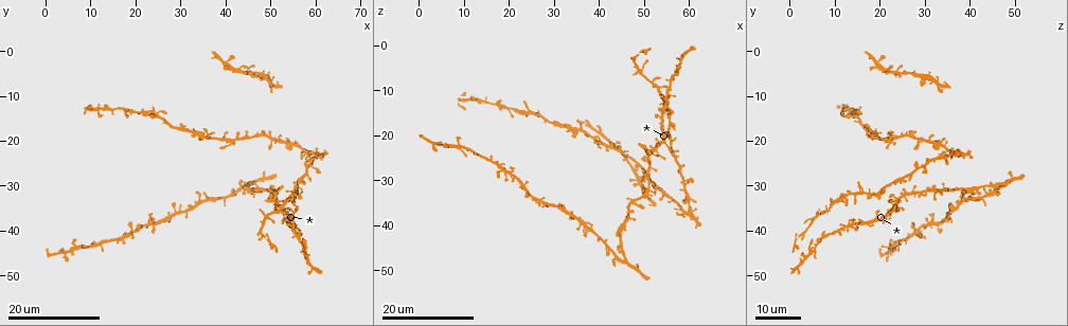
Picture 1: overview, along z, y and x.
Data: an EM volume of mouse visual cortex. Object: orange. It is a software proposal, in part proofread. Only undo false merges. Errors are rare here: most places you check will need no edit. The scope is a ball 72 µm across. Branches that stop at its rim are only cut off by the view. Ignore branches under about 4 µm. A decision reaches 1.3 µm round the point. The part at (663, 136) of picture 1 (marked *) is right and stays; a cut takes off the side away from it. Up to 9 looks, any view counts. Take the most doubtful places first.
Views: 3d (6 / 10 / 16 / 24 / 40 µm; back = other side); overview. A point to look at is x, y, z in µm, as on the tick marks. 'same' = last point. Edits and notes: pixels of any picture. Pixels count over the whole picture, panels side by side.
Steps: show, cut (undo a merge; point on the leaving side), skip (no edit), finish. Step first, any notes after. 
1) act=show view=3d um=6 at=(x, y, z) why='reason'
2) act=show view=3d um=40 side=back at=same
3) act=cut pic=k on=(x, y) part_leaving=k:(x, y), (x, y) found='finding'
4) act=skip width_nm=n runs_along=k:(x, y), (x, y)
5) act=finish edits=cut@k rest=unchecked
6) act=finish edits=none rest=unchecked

act=show view=3d um=16 at=(49.5, 42.0, 1.5) why='side arm on a straight run'

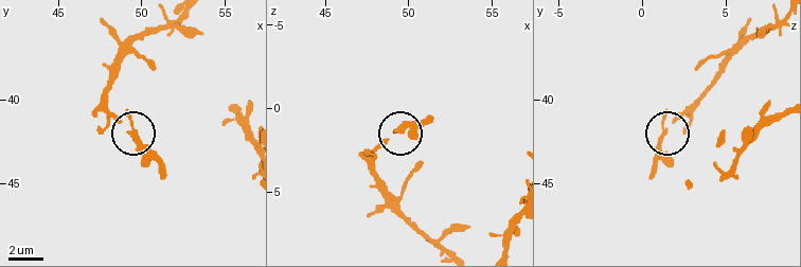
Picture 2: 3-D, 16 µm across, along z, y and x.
act=show view=3d um=6 at=(49.4, 42.0, 1.3) why='closer look'

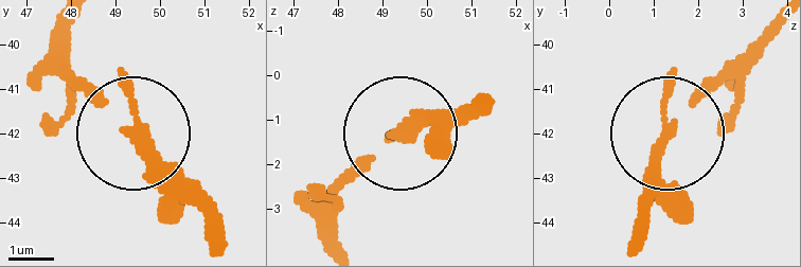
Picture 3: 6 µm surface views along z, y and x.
act=skip width_nm=180 runs_along=3:(775, 24), (706, 85), (664, 92), (650, 226) found='all the same cell'

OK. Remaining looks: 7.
act=show view=3d um=24 at=(54.5, 36.5, 21.5) why='four-way junction'

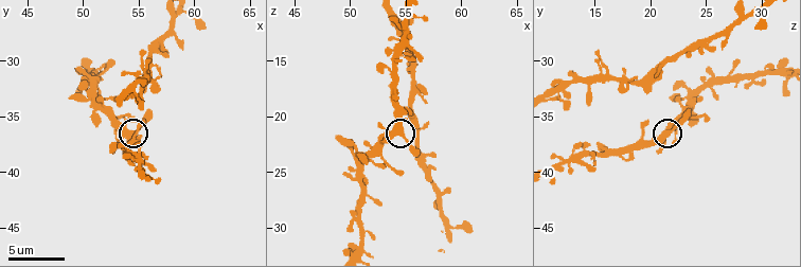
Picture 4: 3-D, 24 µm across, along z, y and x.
act=show view=3d um=10 at=(54.4, 36.4, 21.6) why='closer look'

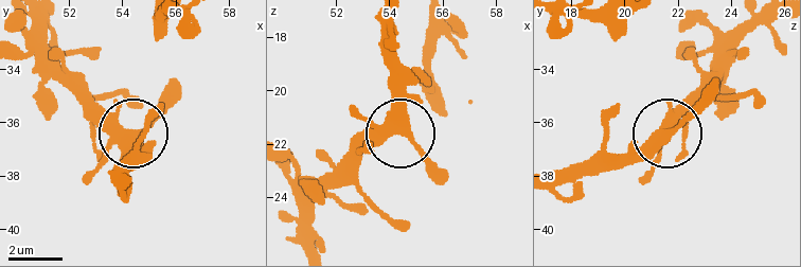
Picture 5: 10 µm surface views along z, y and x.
act=skip arms=4 runs_along=5:(401, 95), (403, 134), (446, 179) found='all the same cell'

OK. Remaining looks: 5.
act=show view=3d um=24 at=(52.5, 20.0, 31.0) why='small branch off a trunk'

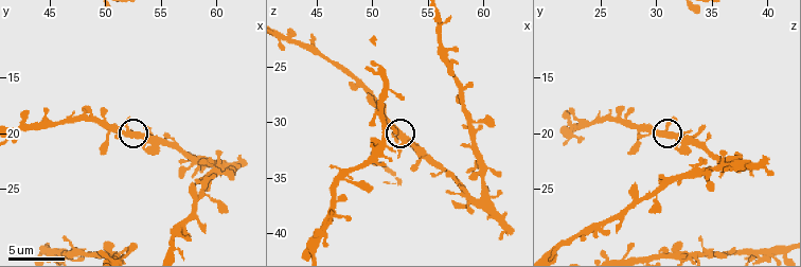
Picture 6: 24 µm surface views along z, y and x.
act=show view=3d um=6 at=(51.8, 19.8, 31.0)

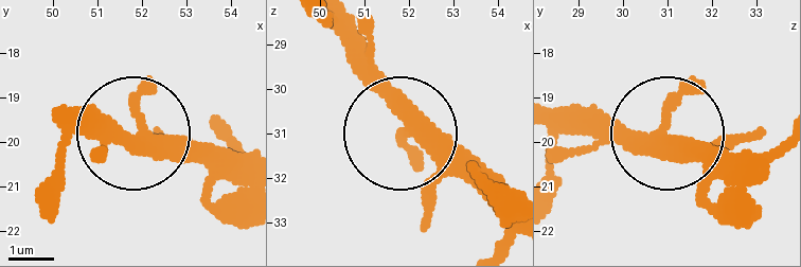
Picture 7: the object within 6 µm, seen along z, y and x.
act=skip width_nm=320 found='one cell here'

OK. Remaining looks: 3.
act=show view=3d um=24 at=(14.5, 13.0, 12.5) why='three-way junction'

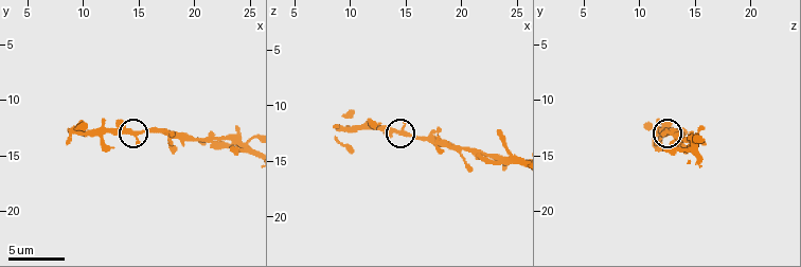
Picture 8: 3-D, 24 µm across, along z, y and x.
act=show view=3d um=10 at=(14.6, 13.0, 12.4) why='closer look'

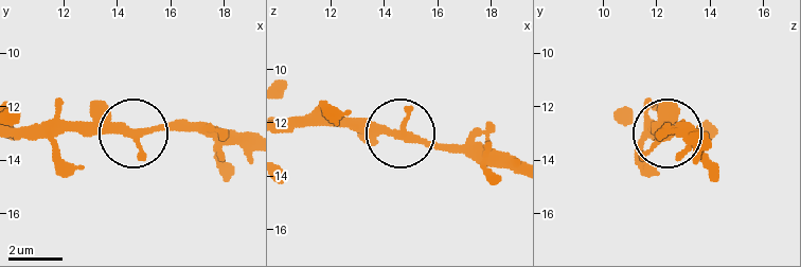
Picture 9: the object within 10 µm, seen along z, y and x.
act=skip runs_along=9:(513, 170), (396, 134), (309, 126) found='all the same cell'

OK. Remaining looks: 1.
act=finish edits=none rest=unchecked

